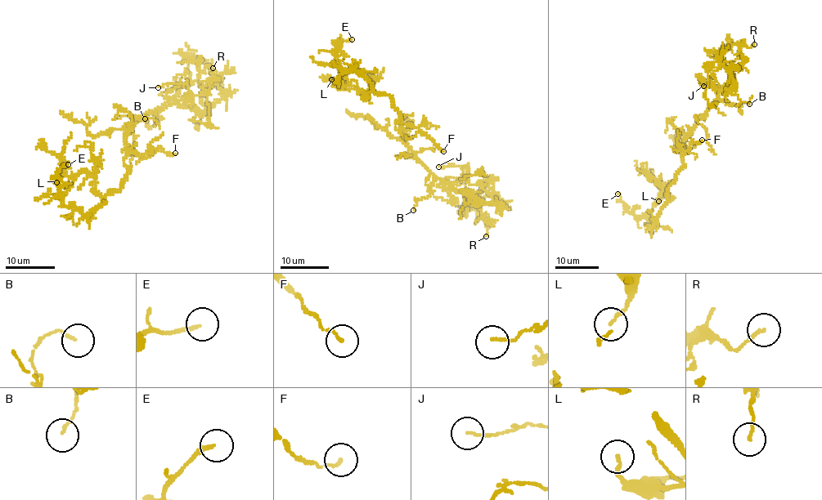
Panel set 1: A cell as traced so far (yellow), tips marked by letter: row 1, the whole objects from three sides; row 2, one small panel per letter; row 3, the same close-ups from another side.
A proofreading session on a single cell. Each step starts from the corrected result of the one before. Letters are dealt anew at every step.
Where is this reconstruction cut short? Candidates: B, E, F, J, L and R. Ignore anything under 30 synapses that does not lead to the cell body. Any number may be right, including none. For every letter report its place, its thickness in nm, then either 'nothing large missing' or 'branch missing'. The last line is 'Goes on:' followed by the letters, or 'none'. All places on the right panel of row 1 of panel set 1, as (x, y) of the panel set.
B: (749, 104) | 100 nm | nothing large missing
E: (617, 194) | 160 nm | nothing large missing
F: (702, 140) | 130 nm | nothing large missing
J: (703, 86) | 110 nm | nothing large missing
L: (658, 201) | 150 nm | nothing large missing
R: (754, 44) | 130 nm | nothing large missing
Goes on: none

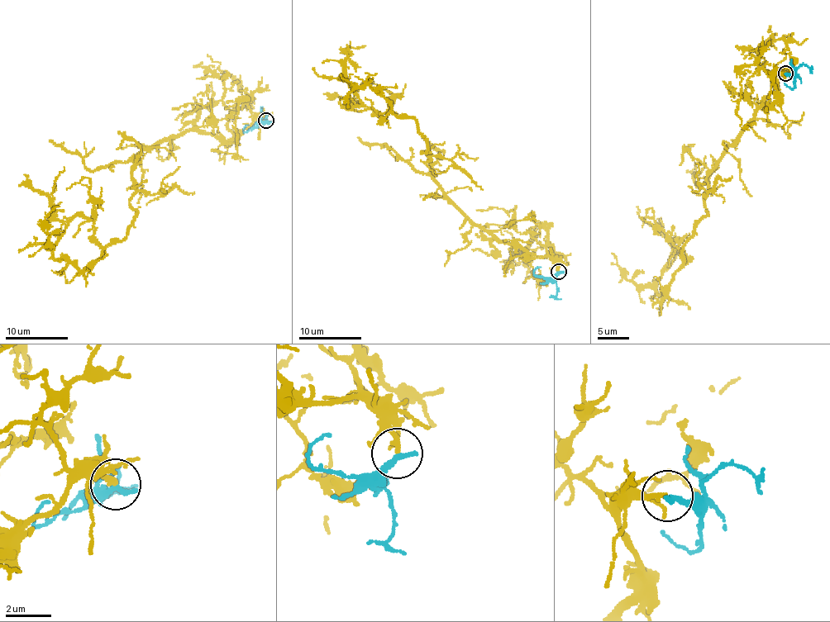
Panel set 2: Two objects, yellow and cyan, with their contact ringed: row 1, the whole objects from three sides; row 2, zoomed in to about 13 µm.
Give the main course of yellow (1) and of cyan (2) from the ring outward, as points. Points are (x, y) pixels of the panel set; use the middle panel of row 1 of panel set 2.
1: (558, 272), (548, 256), (499, 242), (441, 188), (417, 123), (345, 79), (361, 102), (350, 106), (374, 81)
2: (558, 272), (550, 277), (536, 277), (533, 270), (541, 267)

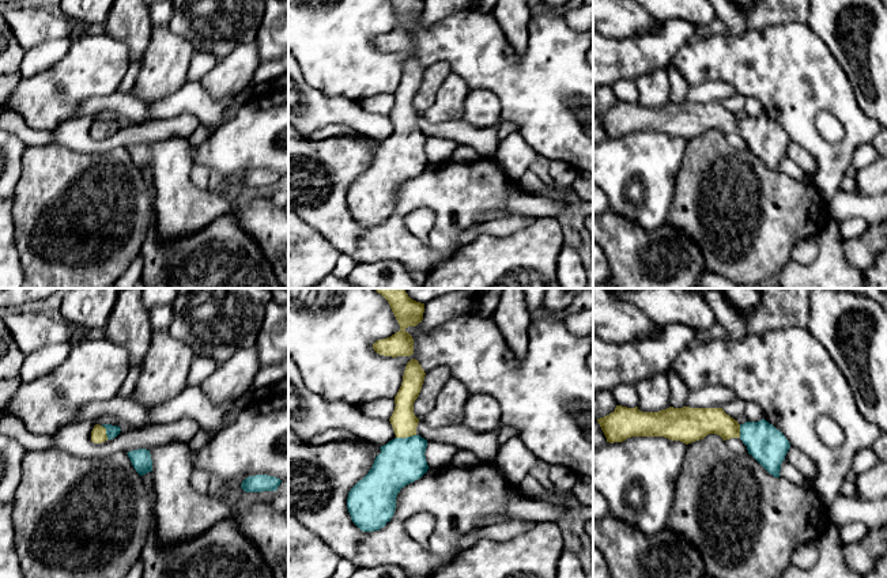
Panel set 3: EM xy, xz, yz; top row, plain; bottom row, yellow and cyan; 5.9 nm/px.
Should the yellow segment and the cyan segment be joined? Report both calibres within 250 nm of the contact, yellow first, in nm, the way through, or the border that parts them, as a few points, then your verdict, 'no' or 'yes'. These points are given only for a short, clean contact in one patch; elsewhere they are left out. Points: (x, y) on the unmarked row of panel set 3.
150/280 nm | across xz (404, 118), (406, 132), (406, 148), (402, 157) | yes

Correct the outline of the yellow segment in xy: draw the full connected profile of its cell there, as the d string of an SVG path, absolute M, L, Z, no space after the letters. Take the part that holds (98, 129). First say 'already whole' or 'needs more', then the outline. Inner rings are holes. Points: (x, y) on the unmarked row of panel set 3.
needs more; M95 120L91 126L91 137L102 139L107 135L113 135L120 129L121 124L118 121L112 120Z

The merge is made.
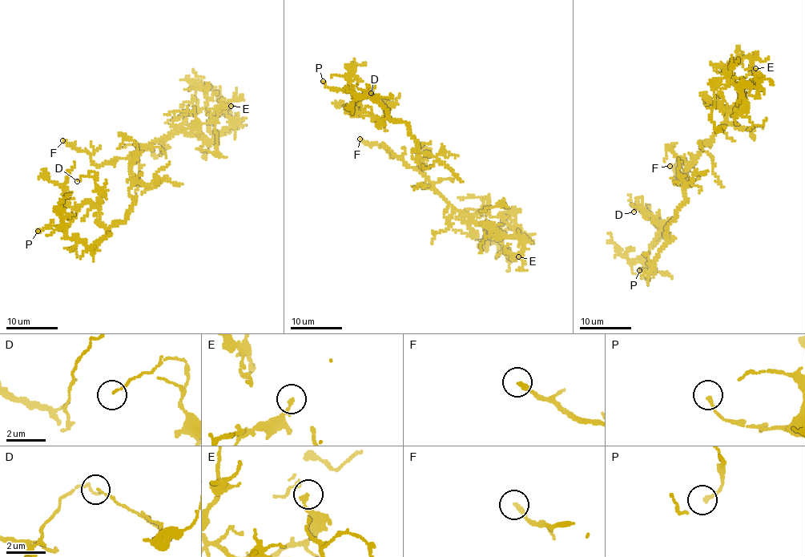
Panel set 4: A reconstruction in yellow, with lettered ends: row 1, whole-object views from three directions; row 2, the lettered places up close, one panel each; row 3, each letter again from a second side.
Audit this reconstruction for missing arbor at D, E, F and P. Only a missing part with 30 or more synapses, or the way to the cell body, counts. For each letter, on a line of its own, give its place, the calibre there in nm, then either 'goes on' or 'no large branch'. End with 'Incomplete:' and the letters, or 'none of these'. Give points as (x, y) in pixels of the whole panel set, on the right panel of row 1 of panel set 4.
D: place (633, 211); calibre 100 nm; no large branch
E: place (755, 68); calibre 200 nm; no large branch
F: place (670, 166); calibre 200 nm; goes on
P: place (639, 270); calibre 170 nm; no large branch
Incomplete: F

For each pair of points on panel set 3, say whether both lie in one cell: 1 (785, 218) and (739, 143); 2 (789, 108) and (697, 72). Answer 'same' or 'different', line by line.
1: different
2: same

